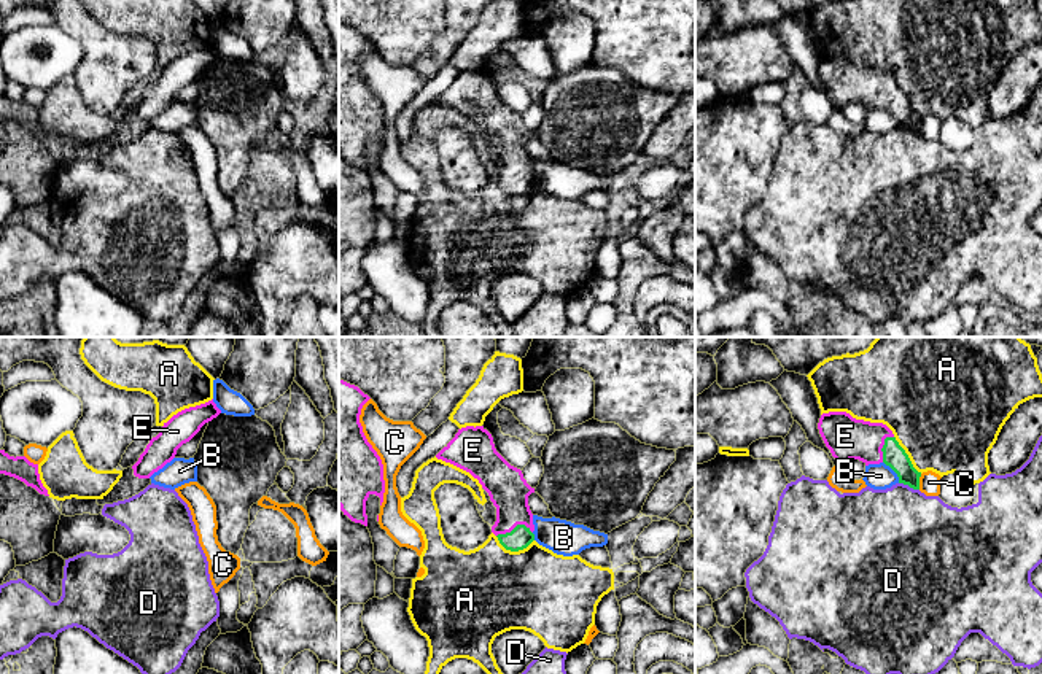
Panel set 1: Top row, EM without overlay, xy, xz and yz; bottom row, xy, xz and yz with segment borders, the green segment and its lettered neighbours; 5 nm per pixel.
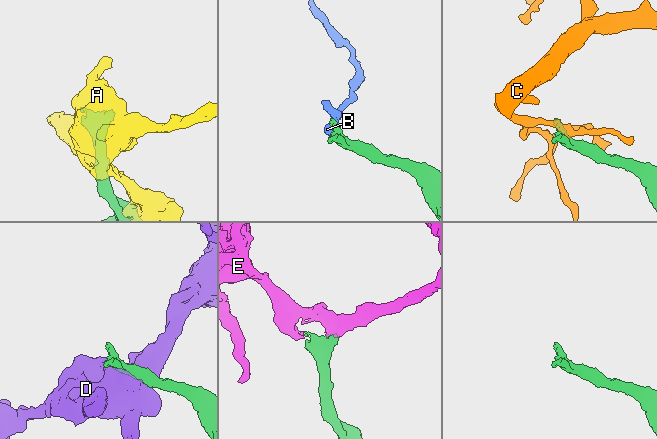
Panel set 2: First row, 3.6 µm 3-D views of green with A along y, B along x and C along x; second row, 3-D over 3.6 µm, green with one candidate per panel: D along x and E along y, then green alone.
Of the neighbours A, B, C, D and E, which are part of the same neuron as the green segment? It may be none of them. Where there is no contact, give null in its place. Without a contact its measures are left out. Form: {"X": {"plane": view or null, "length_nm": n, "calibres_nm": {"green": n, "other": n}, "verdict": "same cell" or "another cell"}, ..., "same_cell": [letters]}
{"A": {"plane": "xz", "length_nm": 200, "calibres_nm": {"green": 110, "other": 440}, "verdict": "another cell"}, "B": {"plane": "yz", "length_nm": 140, "calibres_nm": {"green": 120, "other": 130}, "verdict": "another cell"}, "C": {"plane": "yz", "length_nm": 80, "calibres_nm": {"green": 120, "other": 110}, "verdict": "another cell"}, "D": {"plane": "yz", "length_nm": 110, "calibres_nm": {"green": 120, "other": 480}, "verdict": "another cell"}, "E": {"plane": "xz", "length_nm": 190, "calibres_nm": {"green": 110, "other": 200}, "verdict": "same cell"}, "same_cell": ["E"]}

